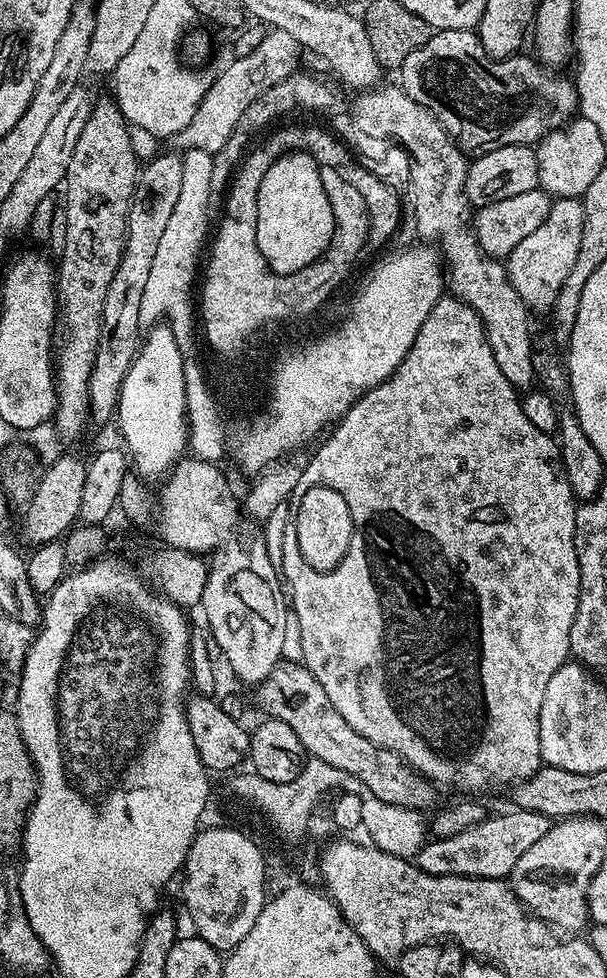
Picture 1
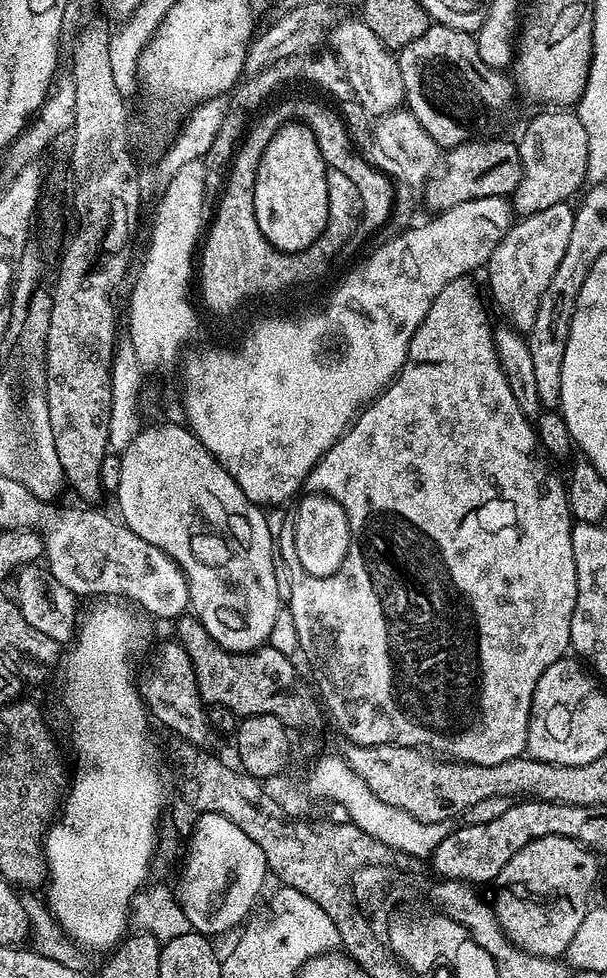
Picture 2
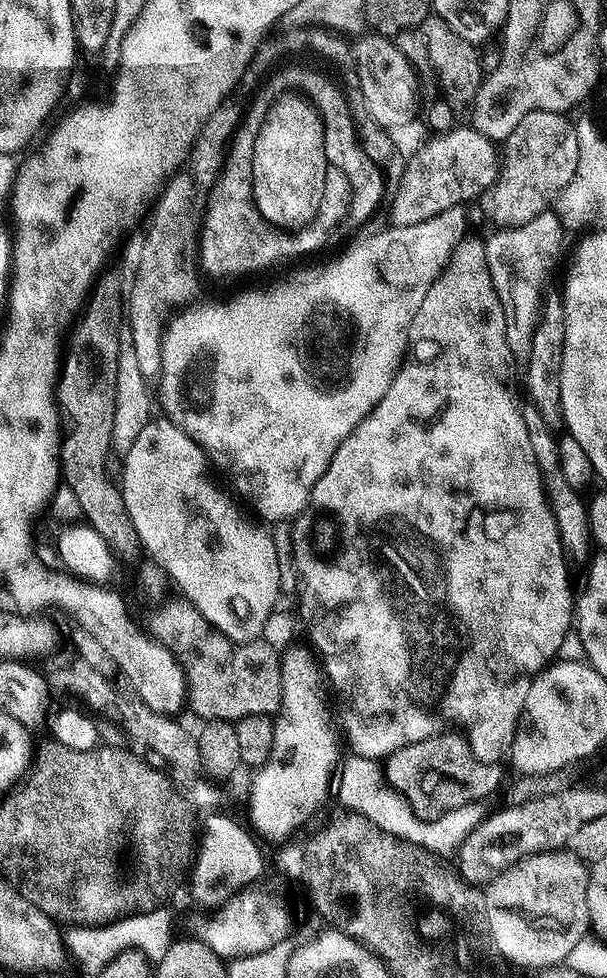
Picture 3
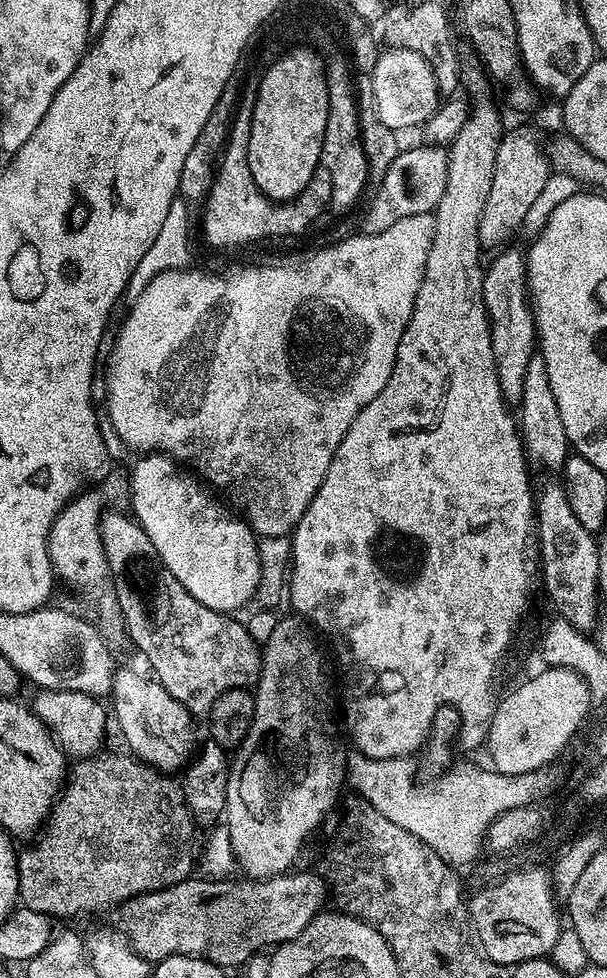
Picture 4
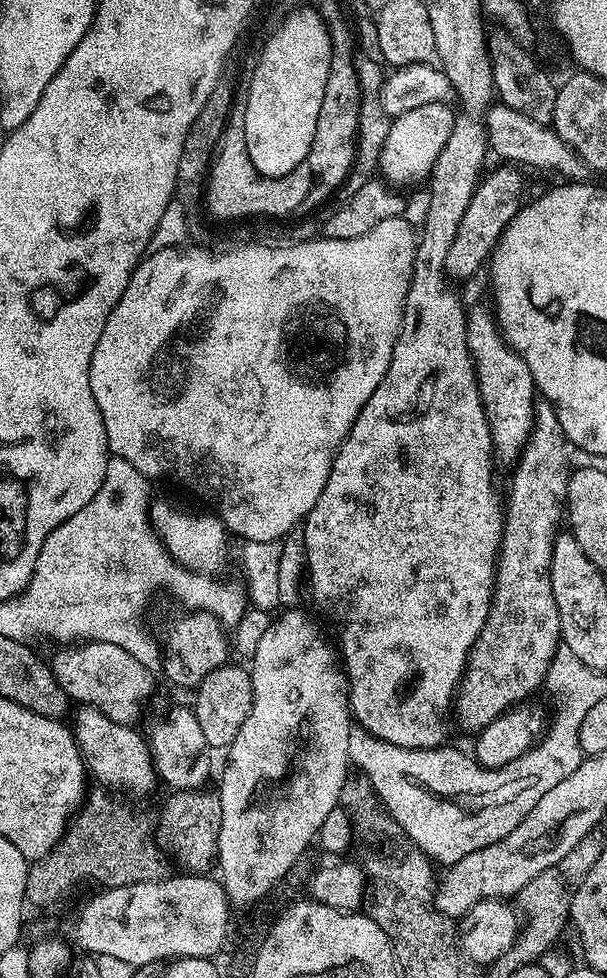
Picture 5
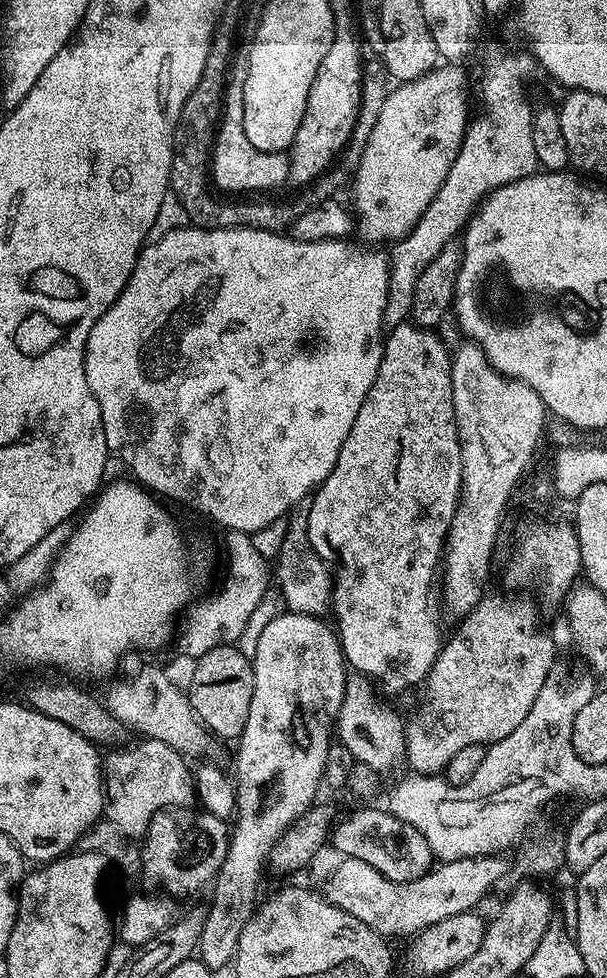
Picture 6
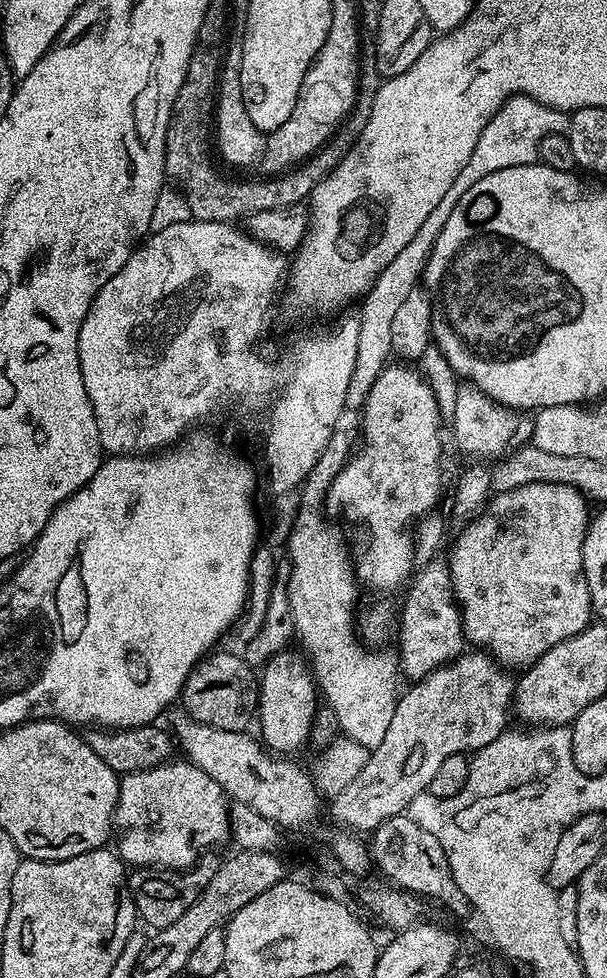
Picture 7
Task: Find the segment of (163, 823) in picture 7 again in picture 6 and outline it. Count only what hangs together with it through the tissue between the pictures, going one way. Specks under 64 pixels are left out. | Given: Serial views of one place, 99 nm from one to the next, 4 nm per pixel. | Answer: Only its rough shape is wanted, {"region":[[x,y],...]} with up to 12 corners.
{"region":[[147,738],[102,760],[107,819],[143,837],[197,799],[193,769]]}

